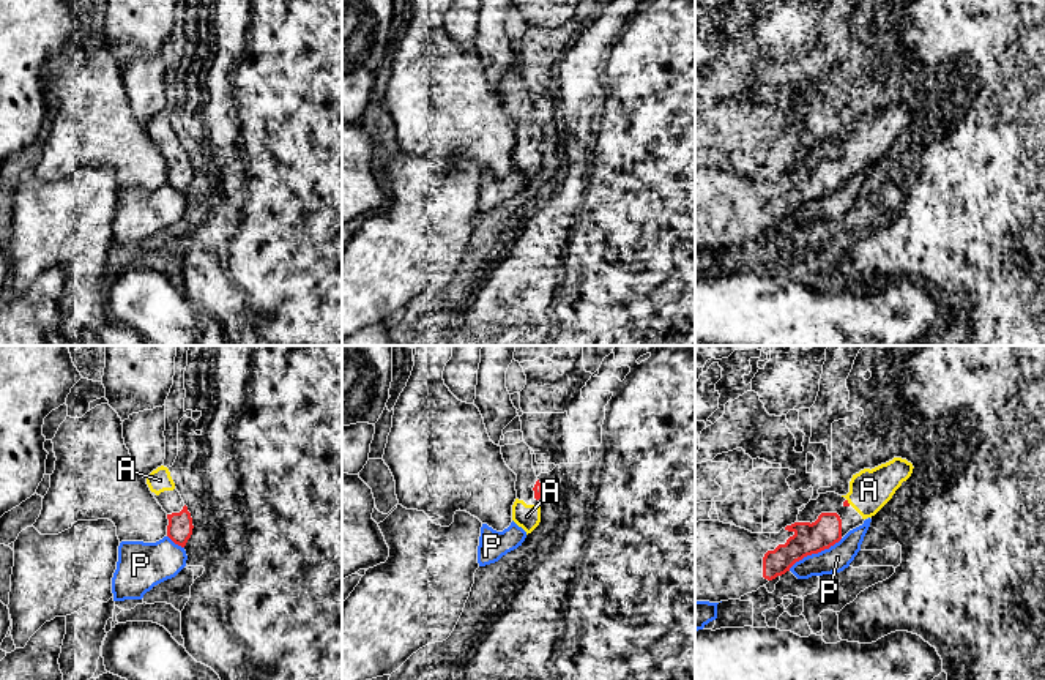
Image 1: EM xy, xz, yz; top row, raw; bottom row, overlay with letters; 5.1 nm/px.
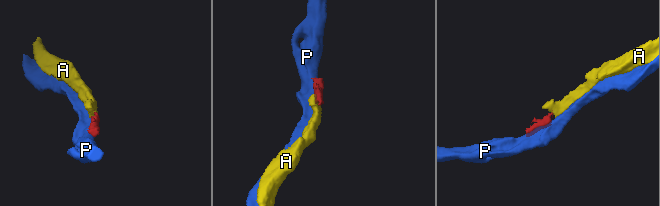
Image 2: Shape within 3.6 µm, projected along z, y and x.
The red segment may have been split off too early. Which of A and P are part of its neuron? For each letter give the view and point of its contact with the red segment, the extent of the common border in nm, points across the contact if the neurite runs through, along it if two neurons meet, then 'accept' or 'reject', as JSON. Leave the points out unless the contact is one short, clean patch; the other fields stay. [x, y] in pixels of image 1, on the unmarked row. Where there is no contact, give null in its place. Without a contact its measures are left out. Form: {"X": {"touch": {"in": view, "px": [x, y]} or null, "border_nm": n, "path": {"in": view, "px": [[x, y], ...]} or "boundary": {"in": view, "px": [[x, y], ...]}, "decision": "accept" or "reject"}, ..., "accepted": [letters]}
{"A": {"touch": {"in": "yz", "px": [847, 149]}, "border_nm": 40, "path": {"in": "yz", "px": [[845, 150], [847, 149], [869, 136]]}, "decision": "accept"}, "P": {"touch": {"in": "yz", "px": [815, 199]}, "border_nm": 320, "boundary": {"in": "yz", "px": [[842, 185], [828, 194], [804, 202], [788, 216]]}, "decision": "reject"}, "accepted": ["A"]}

